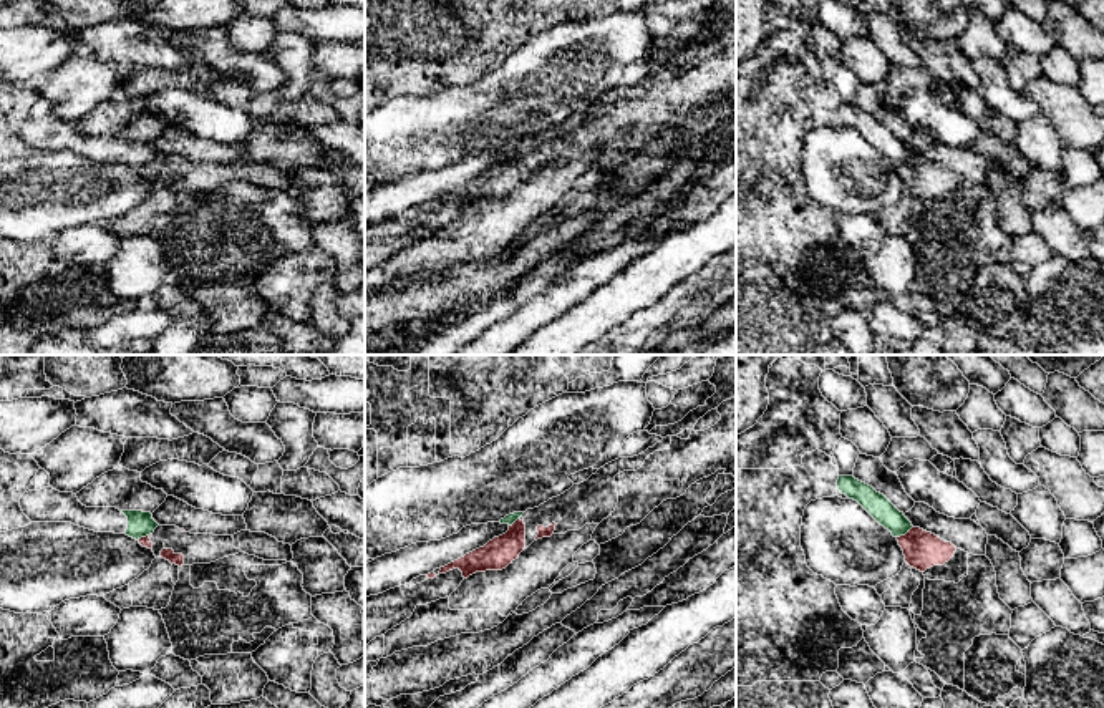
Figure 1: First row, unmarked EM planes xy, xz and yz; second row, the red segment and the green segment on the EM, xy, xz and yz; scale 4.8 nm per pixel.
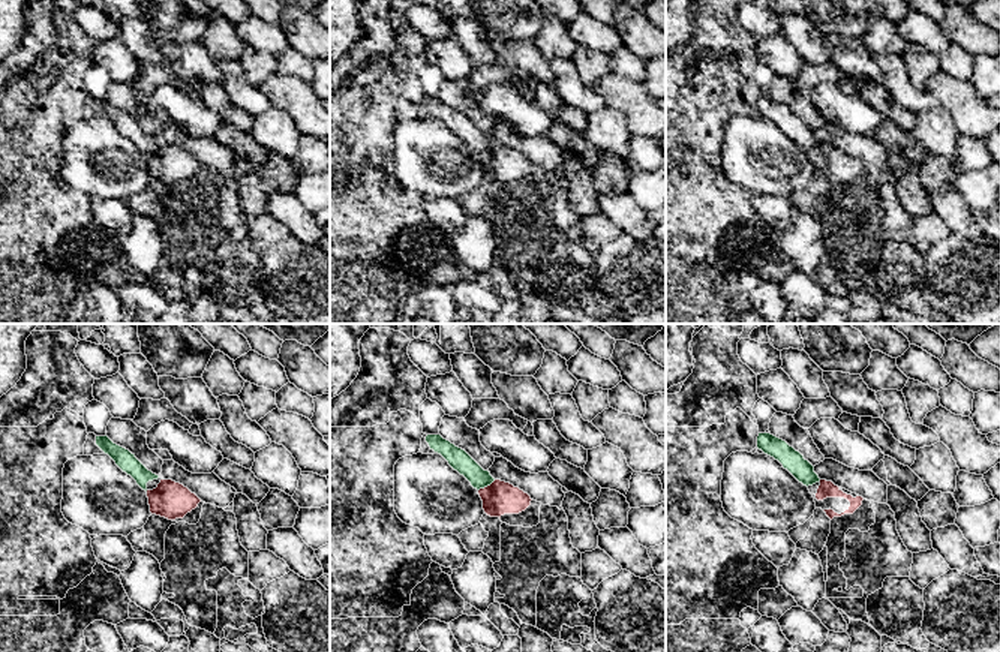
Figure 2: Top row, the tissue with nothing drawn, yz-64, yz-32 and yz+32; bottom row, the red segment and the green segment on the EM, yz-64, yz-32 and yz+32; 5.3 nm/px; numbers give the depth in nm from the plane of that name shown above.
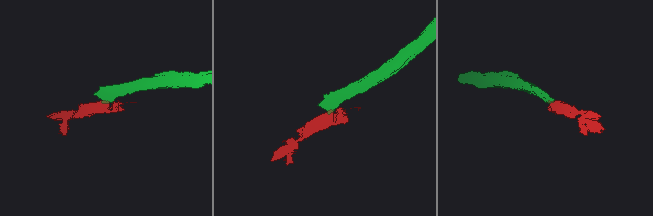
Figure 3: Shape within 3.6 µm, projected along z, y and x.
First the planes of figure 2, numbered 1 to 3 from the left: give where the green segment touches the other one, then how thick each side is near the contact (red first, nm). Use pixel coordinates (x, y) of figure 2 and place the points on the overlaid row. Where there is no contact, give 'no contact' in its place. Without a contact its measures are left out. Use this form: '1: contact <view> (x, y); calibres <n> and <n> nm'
1: no contact
2: contact yz-32 (488, 486); calibres 180 and 110 nm
3: no contact

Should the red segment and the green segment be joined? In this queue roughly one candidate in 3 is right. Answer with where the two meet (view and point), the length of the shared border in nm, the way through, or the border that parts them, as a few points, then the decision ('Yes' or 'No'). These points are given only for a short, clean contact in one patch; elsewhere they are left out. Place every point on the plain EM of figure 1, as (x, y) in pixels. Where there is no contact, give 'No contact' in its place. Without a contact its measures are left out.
Touches red at yz (905, 163). Shared border 100 nm. Boundary: yz (912, 155), (897, 166). No

